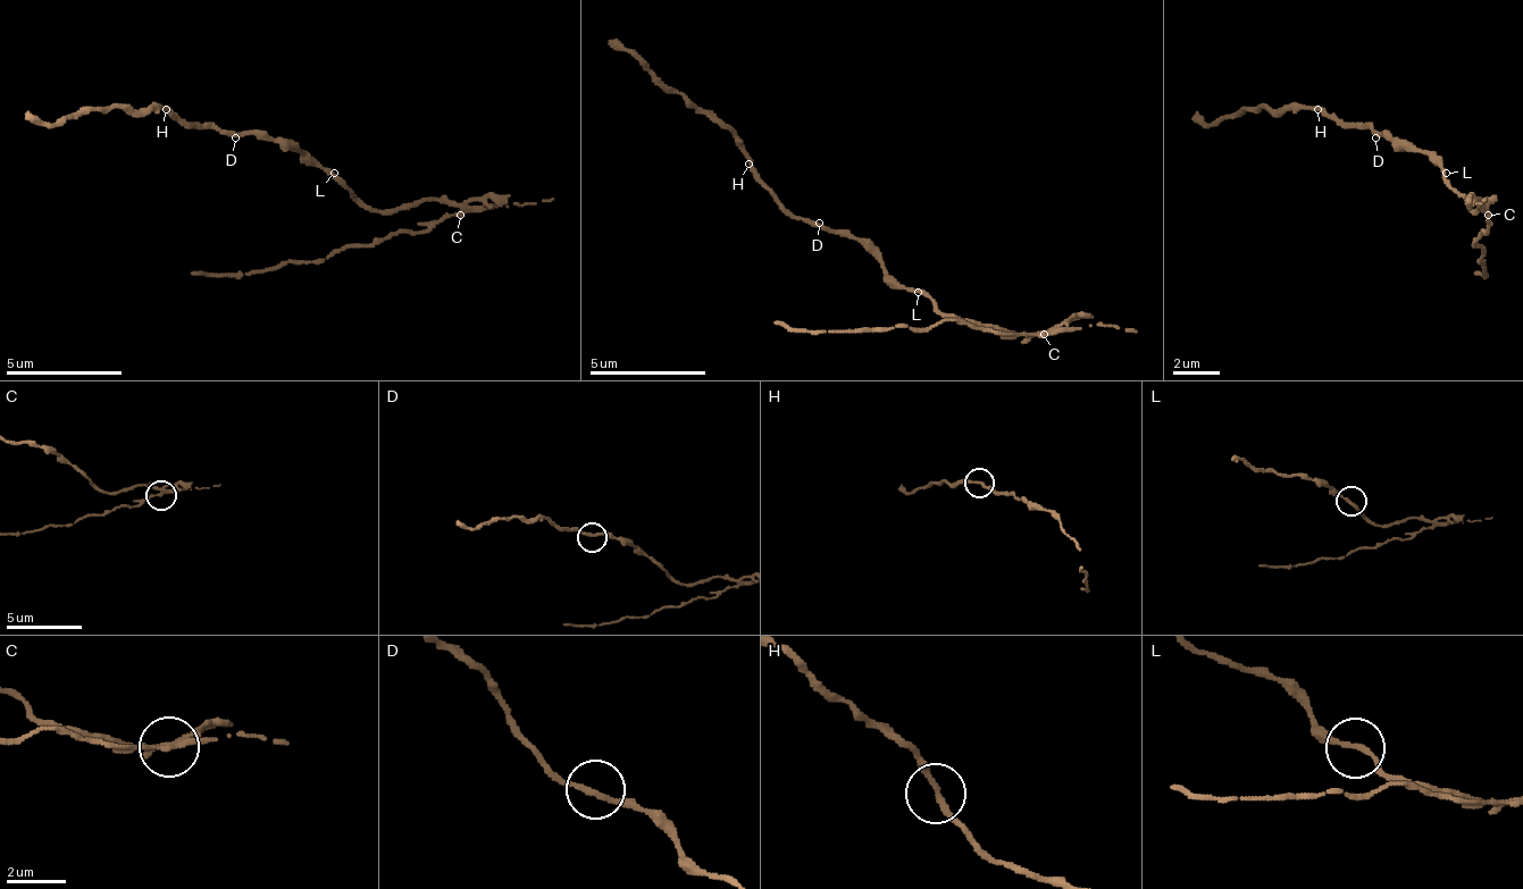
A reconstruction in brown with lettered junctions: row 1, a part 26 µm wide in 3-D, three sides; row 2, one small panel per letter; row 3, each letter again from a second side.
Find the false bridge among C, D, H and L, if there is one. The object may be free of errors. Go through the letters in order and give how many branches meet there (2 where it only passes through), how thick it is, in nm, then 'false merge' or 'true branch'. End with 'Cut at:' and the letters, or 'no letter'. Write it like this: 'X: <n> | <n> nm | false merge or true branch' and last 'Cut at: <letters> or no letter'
C: 4 | 190 nm | false merge
D: 2 | 180 nm | true branch
H: 2 | 200 nm | true branch
L: 2 | 190 nm | true branch
Cut at: C

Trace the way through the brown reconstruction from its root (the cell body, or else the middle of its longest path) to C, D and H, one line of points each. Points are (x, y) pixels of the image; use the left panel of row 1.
C: (334, 178), (340, 178), (369, 208), (398, 208), (404, 202), (451, 202), (462, 214)
D: (334, 178), (311, 167), (293, 150), (282, 150), (259, 132), (241, 132), (235, 137)
H: (334, 178), (311, 167), (293, 150), (282, 150), (259, 132), (218, 132), (212, 126), (183, 126), (166, 109)

